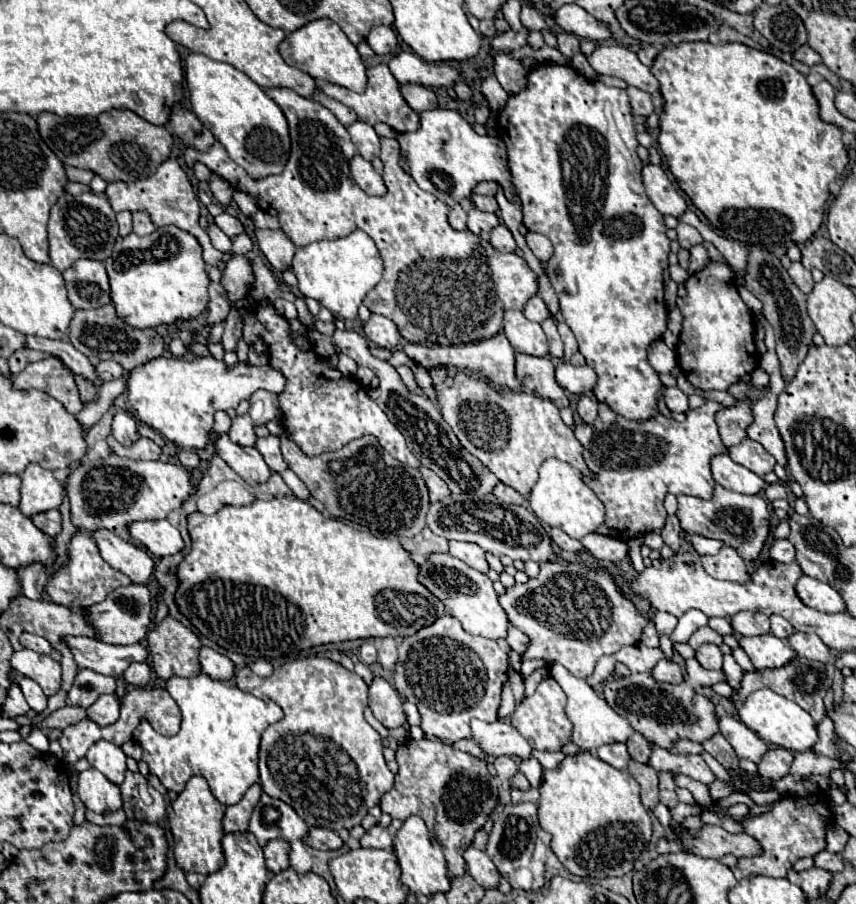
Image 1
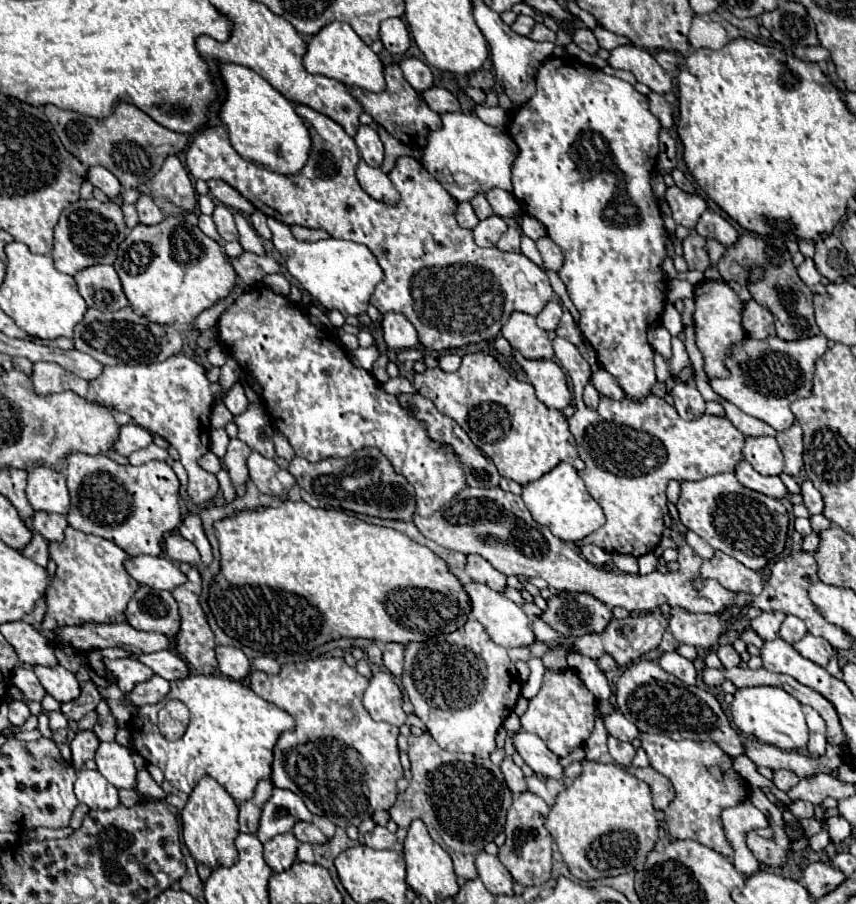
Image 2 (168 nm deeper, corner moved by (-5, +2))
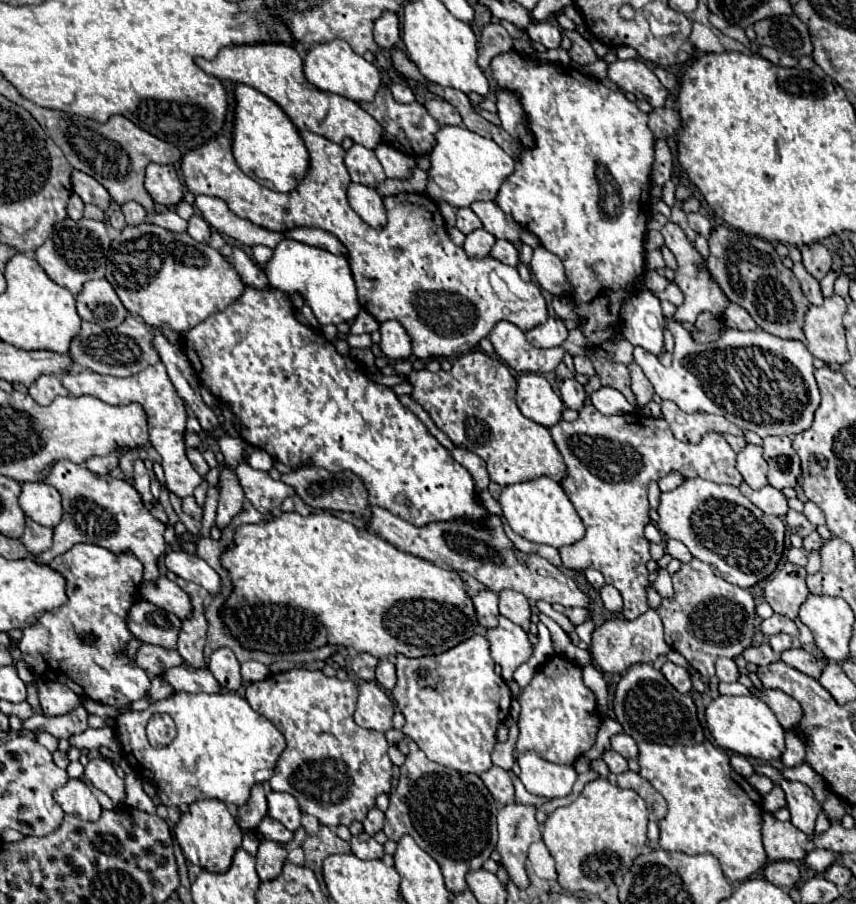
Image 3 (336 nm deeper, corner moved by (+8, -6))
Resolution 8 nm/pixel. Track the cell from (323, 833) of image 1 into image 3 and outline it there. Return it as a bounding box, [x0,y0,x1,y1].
[257,816,293,844]

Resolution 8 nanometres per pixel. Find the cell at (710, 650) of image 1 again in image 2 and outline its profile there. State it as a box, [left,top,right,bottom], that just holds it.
[714,644,740,668]

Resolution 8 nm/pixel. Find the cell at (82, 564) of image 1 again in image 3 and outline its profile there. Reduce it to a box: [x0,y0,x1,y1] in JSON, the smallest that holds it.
[19,544,151,706]

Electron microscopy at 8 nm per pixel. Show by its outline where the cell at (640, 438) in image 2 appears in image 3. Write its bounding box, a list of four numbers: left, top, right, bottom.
[551,406,743,620]

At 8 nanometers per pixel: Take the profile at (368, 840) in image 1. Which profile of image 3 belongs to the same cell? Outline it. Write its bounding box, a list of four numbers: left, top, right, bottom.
[351,832,383,860]

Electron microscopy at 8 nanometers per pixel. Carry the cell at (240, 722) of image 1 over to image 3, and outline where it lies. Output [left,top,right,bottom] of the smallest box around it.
[115,692,285,806]

